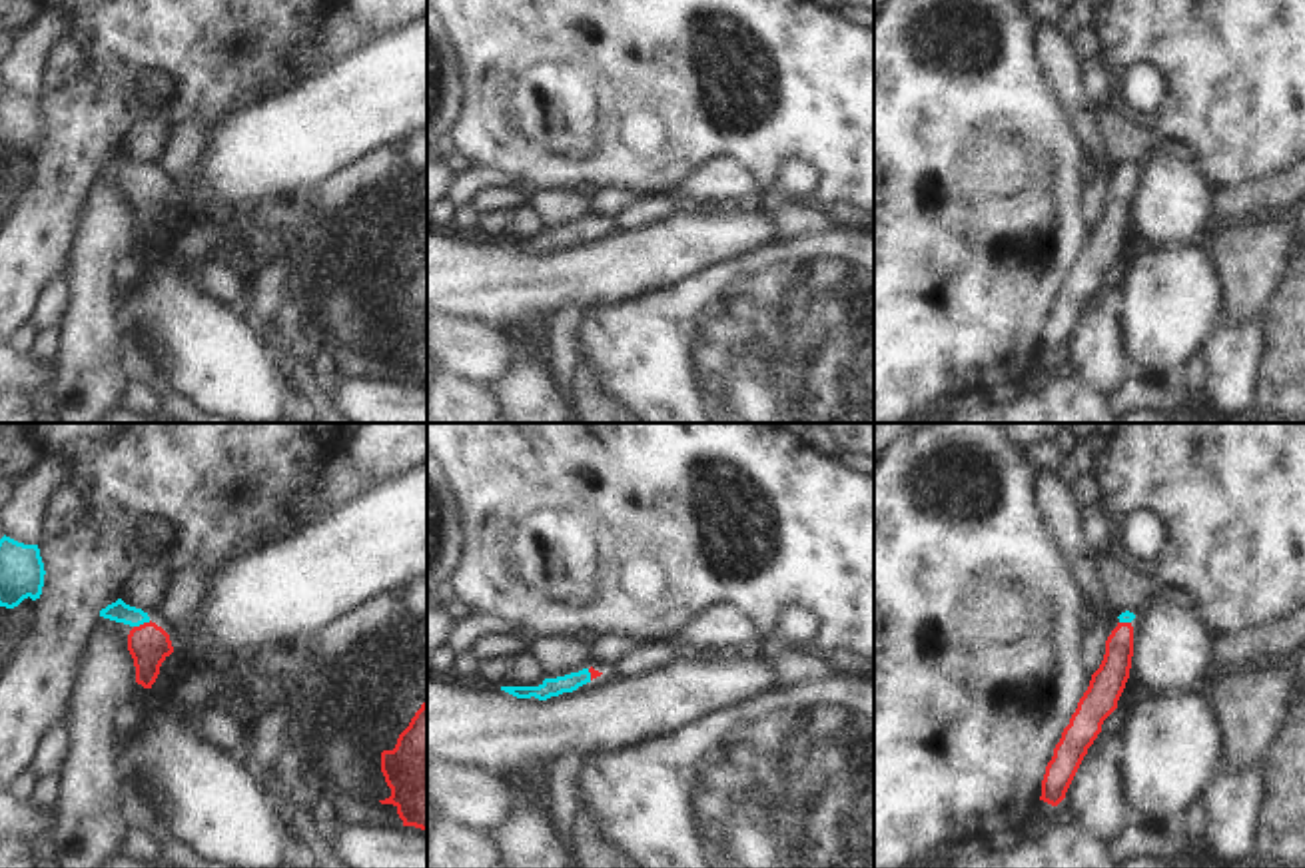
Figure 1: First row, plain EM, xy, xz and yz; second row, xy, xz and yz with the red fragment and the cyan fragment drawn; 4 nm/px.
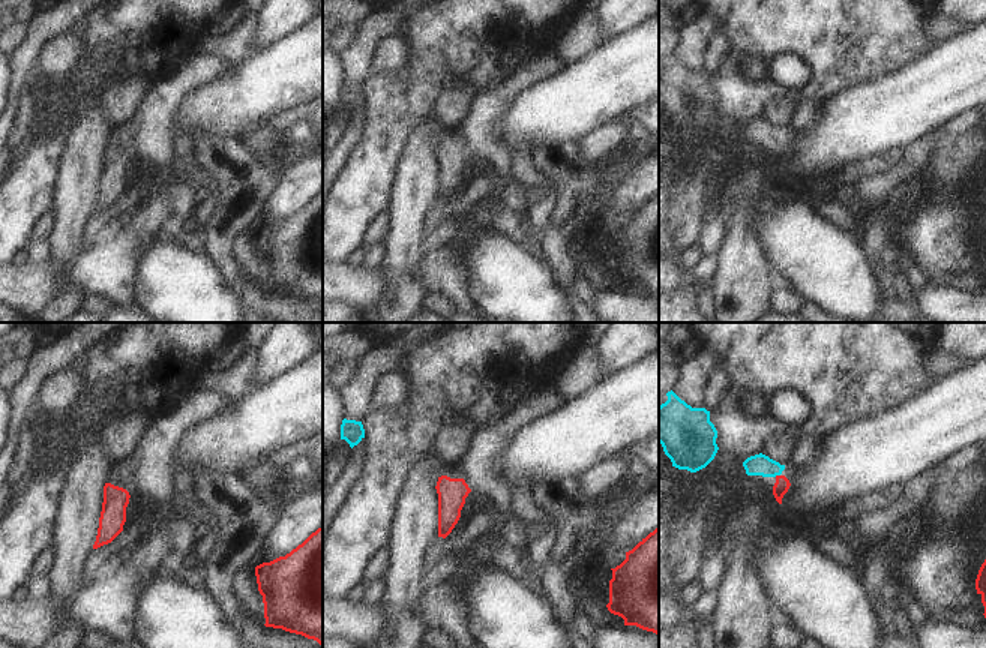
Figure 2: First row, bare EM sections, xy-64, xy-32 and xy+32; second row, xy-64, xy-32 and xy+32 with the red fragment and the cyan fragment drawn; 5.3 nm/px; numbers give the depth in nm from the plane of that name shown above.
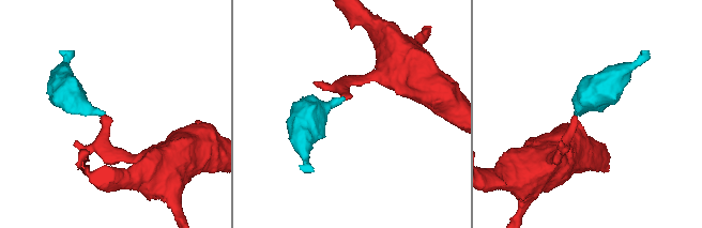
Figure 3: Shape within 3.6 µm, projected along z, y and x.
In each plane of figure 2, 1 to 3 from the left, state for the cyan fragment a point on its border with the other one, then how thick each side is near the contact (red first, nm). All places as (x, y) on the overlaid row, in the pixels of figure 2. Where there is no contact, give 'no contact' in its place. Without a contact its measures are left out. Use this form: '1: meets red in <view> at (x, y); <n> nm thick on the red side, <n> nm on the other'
1: no contact
2: no contact
3: meets red in xy+32 at (776, 476); 80 nm thick on the red side, 110 nm on the other

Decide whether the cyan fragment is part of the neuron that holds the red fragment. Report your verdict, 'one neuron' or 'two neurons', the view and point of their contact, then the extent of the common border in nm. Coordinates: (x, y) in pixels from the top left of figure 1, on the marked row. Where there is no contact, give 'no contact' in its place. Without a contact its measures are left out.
one neuron; contact xy (144, 623); length 80 nm

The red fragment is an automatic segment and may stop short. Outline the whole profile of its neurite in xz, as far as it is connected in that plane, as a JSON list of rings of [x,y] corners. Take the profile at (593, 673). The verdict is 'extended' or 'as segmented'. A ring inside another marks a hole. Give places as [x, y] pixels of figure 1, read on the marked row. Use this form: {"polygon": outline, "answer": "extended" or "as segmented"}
{"polygon": [[[583,668],[579,672],[571,672],[565,676],[557,676],[557,678],[545,678],[539,686],[501,686],[501,690],[517,696],[517,698],[539,698],[539,700],[547,700],[551,696],[559,696],[563,692],[573,692],[579,686],[591,682],[593,678],[601,676],[603,672],[591,668]]], "answer": "extended"}

